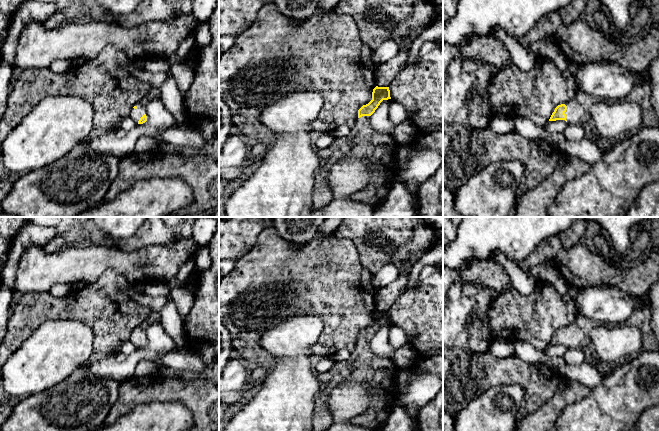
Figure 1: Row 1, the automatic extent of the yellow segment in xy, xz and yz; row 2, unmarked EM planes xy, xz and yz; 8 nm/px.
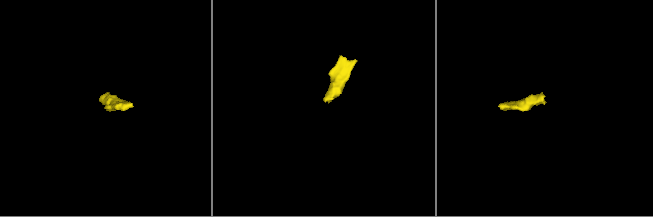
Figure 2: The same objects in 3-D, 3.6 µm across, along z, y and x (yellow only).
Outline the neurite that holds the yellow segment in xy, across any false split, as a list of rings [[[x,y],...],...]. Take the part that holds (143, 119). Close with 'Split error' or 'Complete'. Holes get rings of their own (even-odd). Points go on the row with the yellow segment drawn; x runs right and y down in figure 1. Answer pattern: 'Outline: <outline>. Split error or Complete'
Outline: [[[144,98],[132,108],[130,116],[136,121],[136,123],[143,124],[147,121],[147,116],[144,112],[144,108],[148,103],[149,101]]]. Split error

